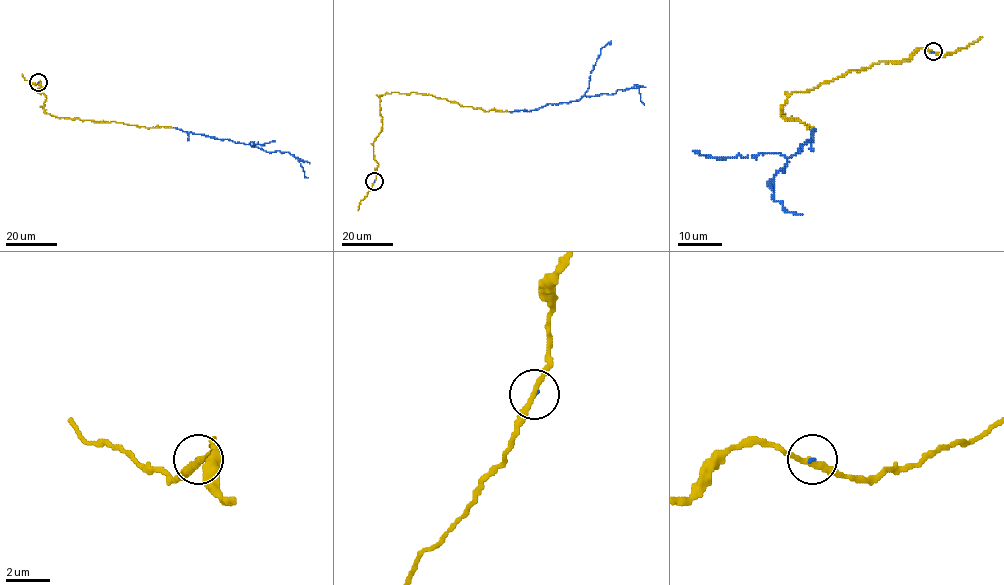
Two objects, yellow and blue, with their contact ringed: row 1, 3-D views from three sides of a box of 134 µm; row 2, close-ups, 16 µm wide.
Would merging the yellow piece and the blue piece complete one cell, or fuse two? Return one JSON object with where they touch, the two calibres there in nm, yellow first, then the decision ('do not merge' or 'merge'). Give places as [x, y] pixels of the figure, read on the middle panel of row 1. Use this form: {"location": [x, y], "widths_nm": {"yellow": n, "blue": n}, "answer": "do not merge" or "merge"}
{"location": [374, 181], "widths_nm": {"yellow": 280, "blue": 100}, "answer": "merge"}

